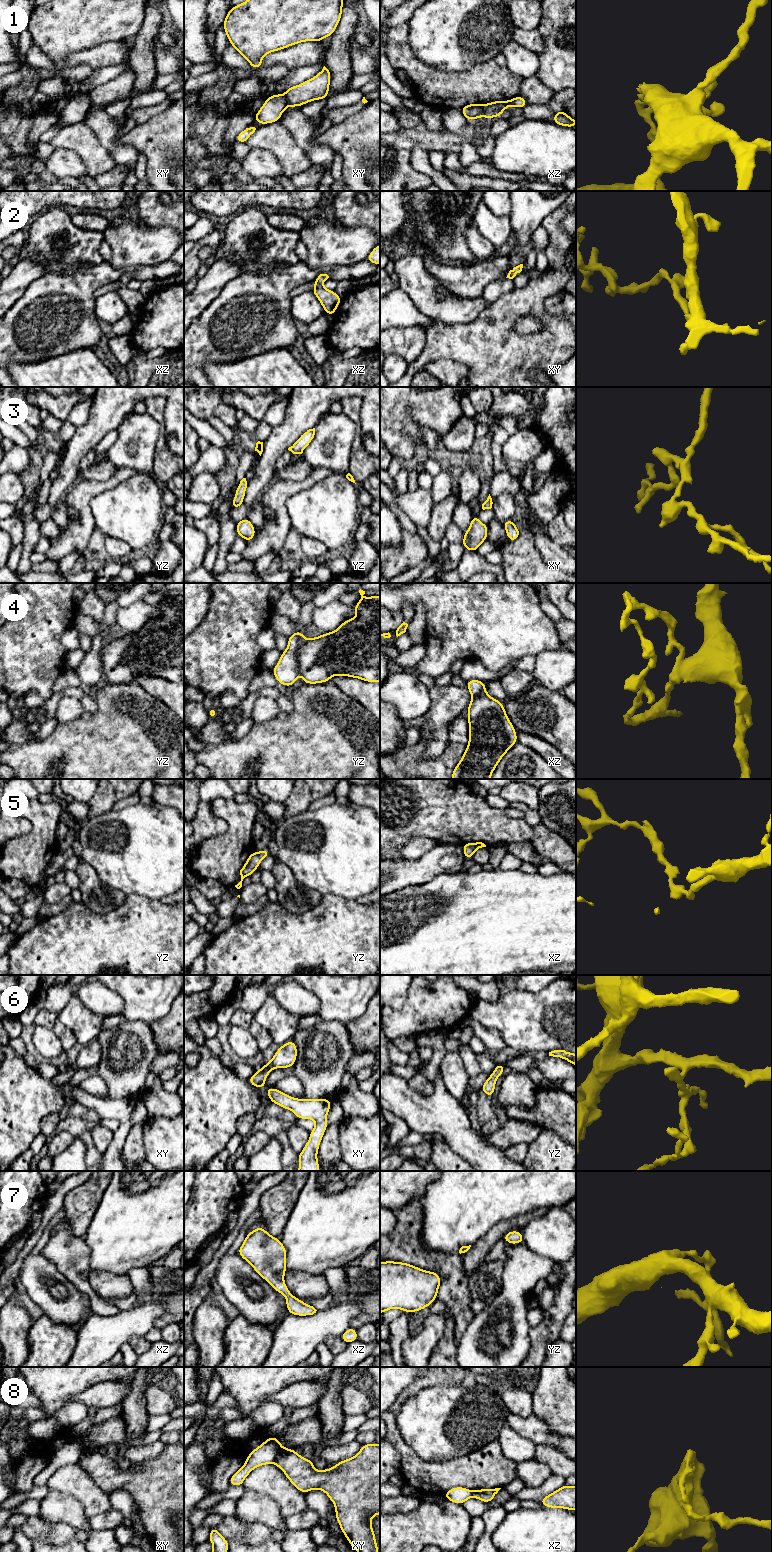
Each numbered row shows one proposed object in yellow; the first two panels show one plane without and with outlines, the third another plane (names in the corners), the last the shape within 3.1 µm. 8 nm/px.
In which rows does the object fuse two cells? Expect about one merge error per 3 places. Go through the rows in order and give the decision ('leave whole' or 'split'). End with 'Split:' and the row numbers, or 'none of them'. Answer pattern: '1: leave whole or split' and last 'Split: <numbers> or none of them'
1: split
2: leave whole
3: leave whole
4: split
5: leave whole
6: leave whole
7: leave whole
8: split
Split: 1, 4, 8

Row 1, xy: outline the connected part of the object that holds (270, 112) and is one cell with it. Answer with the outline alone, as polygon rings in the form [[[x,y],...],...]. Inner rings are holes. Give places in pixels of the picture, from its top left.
[[[272,94],[268,97],[260,110],[255,114],[254,119],[259,124],[269,124],[280,121],[281,114],[288,107],[284,95]]]

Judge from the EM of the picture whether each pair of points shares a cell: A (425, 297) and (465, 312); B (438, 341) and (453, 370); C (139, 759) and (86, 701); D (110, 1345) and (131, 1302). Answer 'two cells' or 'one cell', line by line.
A: one cell
B: two cells
C: two cells
D: two cells

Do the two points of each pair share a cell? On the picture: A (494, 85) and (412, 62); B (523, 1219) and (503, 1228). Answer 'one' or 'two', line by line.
A: one
B: one

